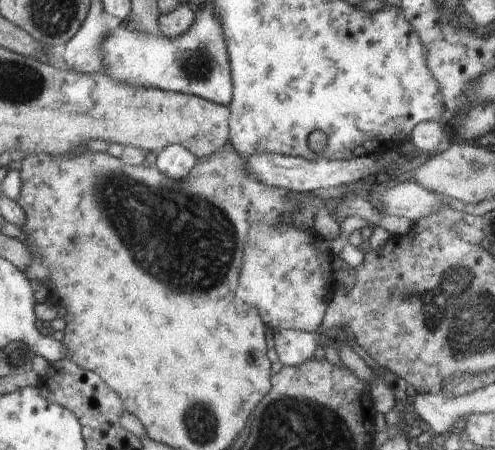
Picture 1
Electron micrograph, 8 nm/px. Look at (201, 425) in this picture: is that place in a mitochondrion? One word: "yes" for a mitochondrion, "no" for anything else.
yes

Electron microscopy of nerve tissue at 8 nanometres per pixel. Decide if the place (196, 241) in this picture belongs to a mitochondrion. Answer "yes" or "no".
yes

